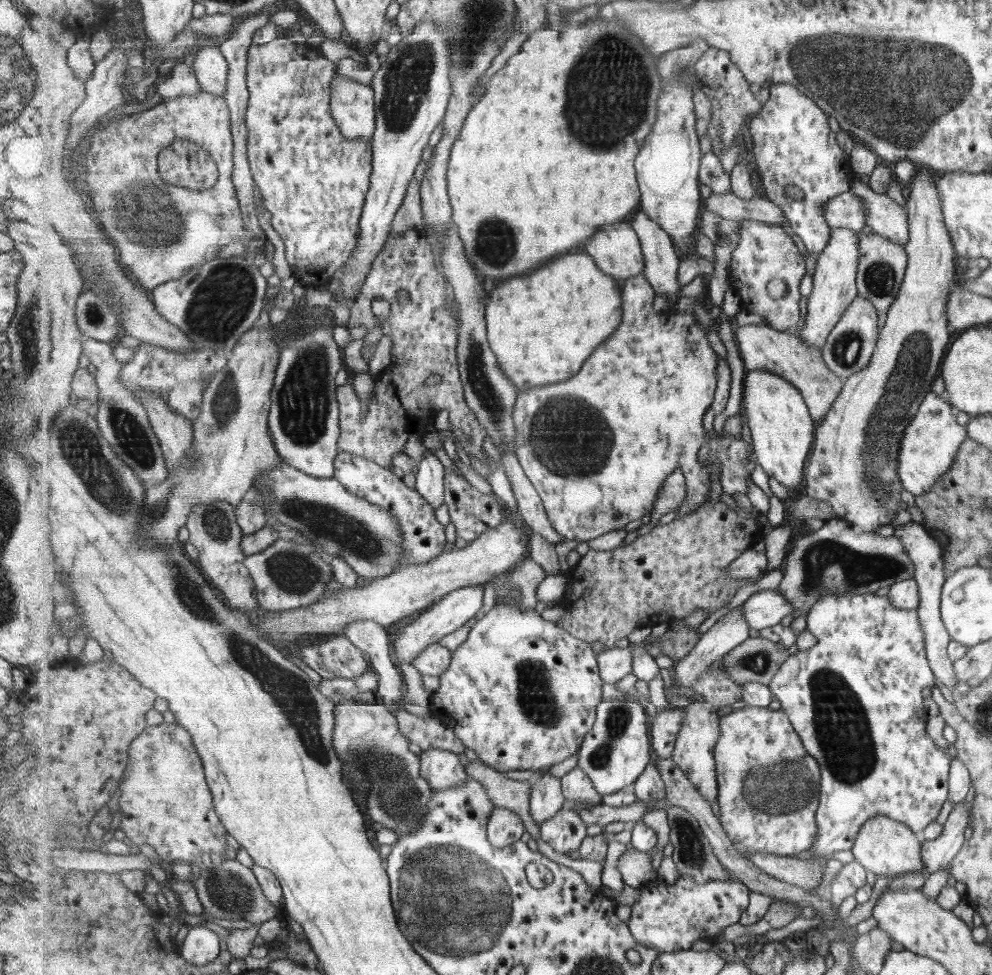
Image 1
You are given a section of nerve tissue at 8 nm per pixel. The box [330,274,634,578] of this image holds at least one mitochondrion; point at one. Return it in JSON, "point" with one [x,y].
{"point":[568,438]}

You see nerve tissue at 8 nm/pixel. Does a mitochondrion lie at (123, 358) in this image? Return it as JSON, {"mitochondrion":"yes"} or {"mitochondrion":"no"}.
{"mitochondrion":"no"}

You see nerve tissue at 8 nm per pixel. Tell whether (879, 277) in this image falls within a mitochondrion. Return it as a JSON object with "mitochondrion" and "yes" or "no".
{"mitochondrion":"yes"}

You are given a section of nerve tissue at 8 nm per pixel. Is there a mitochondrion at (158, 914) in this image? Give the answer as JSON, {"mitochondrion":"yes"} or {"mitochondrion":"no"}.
{"mitochondrion":"no"}

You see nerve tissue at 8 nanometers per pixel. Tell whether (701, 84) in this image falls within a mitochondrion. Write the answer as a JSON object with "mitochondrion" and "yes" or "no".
{"mitochondrion":"no"}

